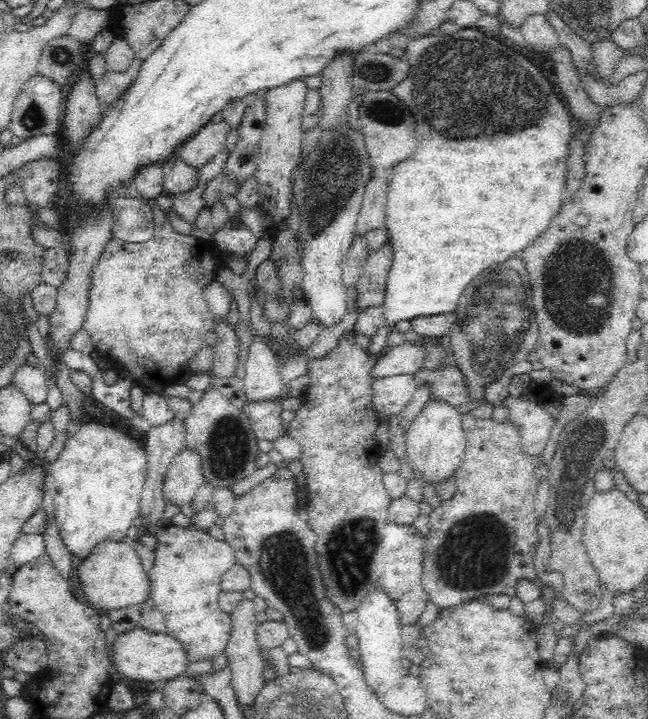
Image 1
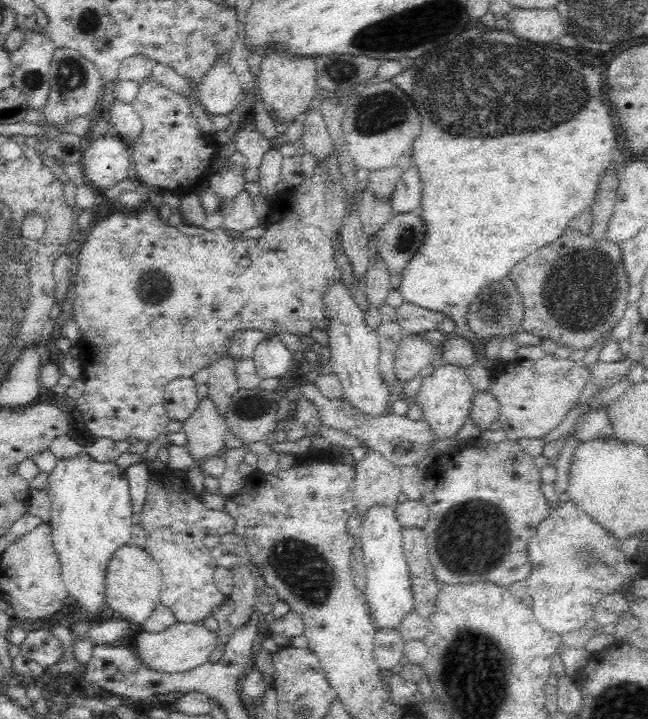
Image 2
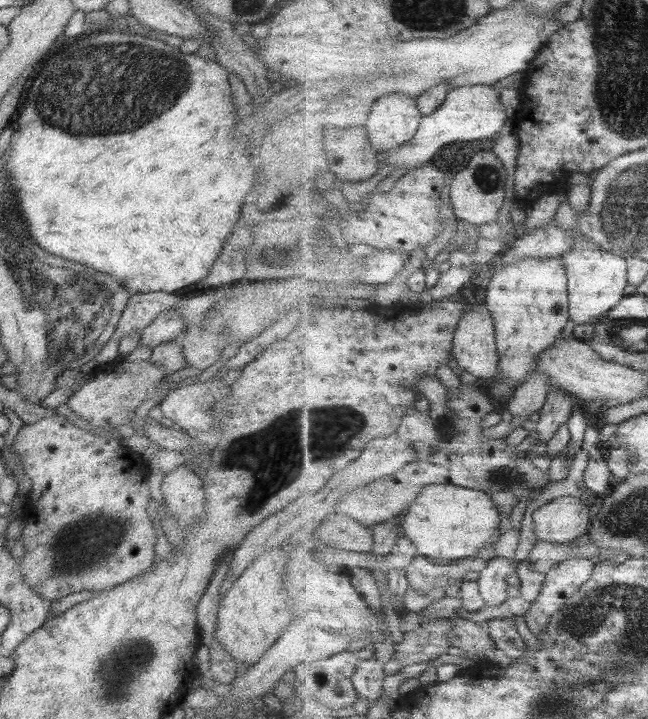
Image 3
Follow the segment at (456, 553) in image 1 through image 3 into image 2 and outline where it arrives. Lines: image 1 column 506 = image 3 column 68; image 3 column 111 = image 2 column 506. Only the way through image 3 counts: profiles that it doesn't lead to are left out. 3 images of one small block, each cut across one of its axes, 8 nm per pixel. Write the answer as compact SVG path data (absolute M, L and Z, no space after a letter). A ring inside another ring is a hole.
M476 437L438 454L427 476L429 483L420 502L428 508L429 520L422 529L427 539L427 556L440 586L490 581L507 587L517 580L525 580L531 573L526 546L550 508L540 490L541 472L533 457L508 438L490 443Z

